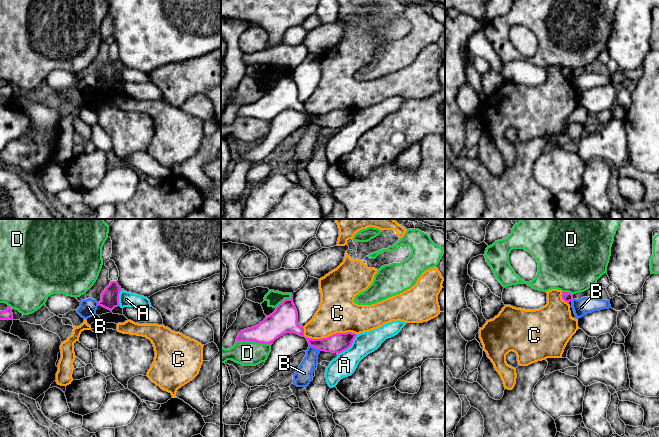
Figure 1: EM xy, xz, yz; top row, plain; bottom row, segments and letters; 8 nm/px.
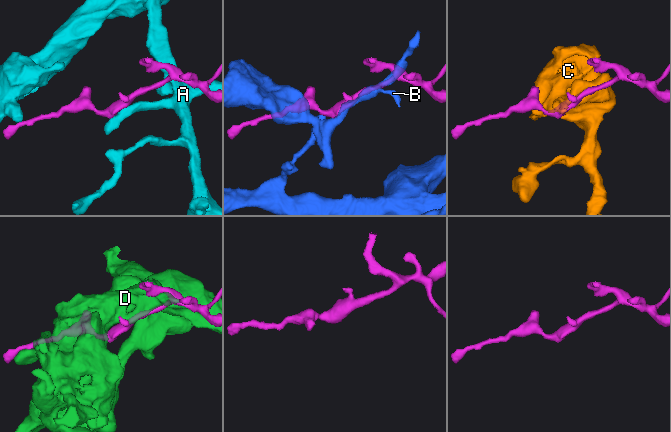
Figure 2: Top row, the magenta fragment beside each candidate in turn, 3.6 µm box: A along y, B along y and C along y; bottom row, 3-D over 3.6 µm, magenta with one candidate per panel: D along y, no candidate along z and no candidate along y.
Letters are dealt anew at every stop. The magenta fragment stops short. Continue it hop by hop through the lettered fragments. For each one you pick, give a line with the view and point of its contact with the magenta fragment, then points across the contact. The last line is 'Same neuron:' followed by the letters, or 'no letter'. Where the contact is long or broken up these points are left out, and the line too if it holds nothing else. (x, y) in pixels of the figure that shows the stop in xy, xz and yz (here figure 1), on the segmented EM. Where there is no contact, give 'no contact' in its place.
Same neuron: no letter

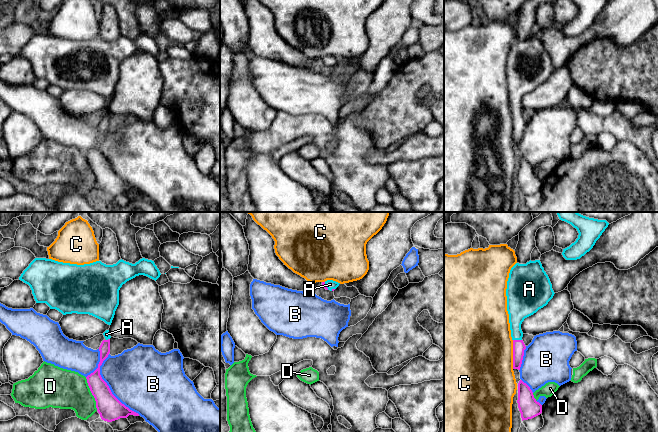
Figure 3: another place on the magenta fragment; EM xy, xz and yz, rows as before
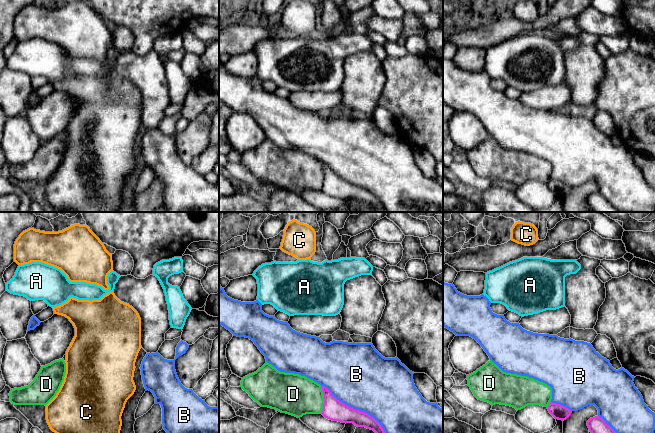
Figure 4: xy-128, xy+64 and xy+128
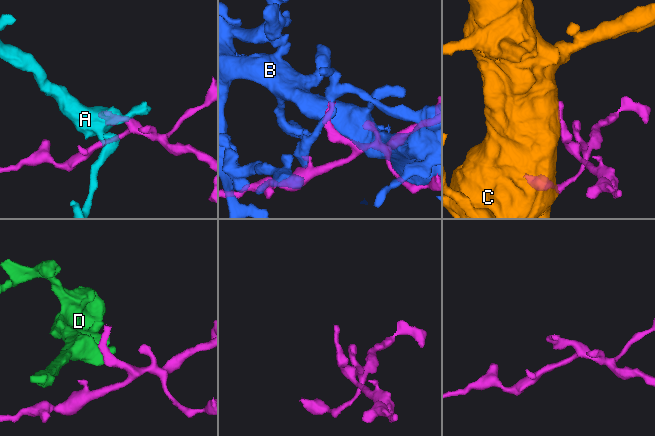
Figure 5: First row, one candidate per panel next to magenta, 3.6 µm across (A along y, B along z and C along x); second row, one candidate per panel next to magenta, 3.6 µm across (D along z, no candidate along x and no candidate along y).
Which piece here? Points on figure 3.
A: yz (517, 340) | across yz (518, 345), (517, 340), (516, 315), (518, 309)
Same neuron: A

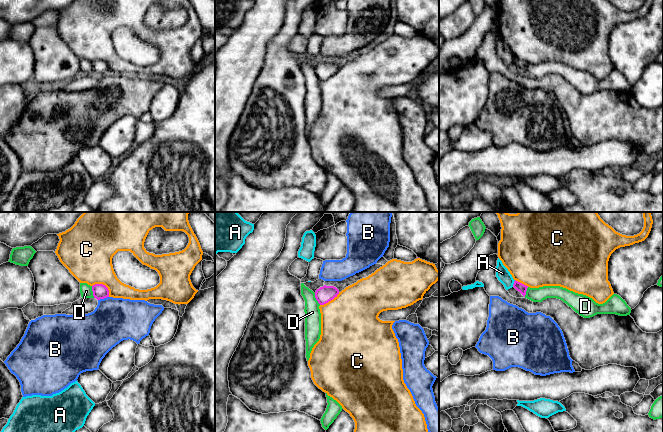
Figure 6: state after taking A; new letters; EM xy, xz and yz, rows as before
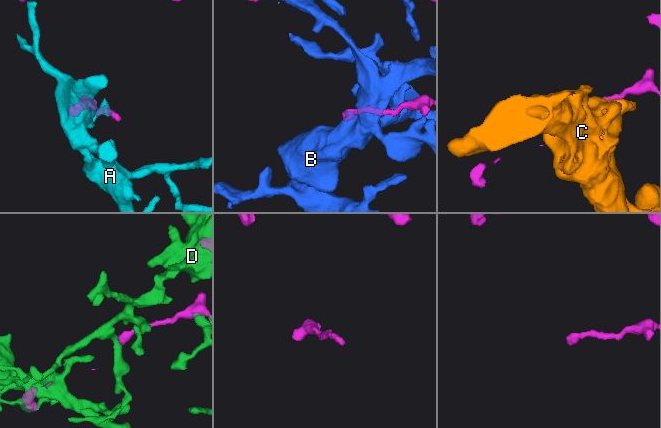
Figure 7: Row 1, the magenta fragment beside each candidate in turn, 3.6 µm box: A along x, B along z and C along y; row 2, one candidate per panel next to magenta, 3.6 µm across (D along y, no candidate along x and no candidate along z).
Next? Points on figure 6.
Same neuron: no letter

